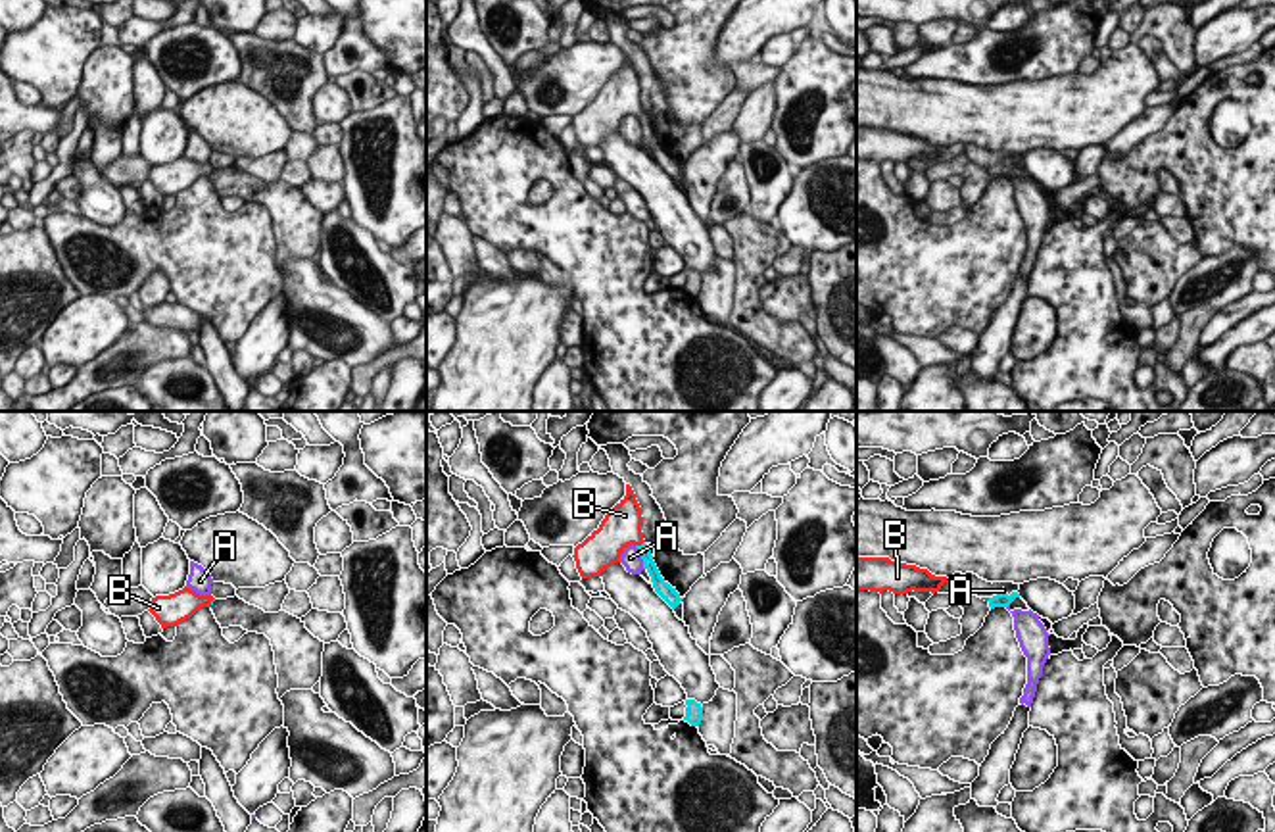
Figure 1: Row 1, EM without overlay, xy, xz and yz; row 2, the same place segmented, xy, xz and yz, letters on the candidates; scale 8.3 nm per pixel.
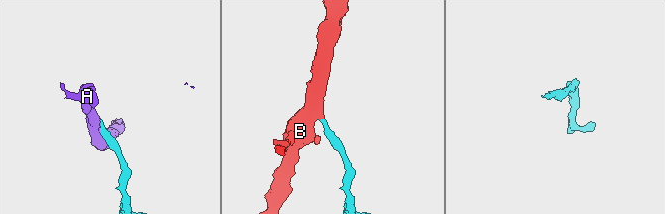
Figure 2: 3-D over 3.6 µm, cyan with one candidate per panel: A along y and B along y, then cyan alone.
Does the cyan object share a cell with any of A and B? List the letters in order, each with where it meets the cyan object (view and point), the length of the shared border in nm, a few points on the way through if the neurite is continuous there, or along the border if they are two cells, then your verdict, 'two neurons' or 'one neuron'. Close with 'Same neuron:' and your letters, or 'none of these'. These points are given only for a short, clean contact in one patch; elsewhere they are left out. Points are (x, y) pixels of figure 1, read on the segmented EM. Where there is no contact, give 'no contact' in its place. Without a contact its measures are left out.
A: meets cyan in xz at (642, 558); contact 200 nm long; border along xz (634, 546), (644, 567); two neurons
B: meets cyan in xz at (642, 544); contact 100 nm long; runs through xz (646, 554), (642, 544), (621, 527); one neuron
Same neuron: B

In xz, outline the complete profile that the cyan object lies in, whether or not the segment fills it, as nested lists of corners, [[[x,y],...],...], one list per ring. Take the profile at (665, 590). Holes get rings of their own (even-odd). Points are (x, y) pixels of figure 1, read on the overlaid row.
[[[630,484],[626,496],[605,515],[599,528],[574,548],[576,569],[582,578],[601,576],[605,569],[620,563],[628,546],[636,546],[649,573],[655,592],[676,609],[684,600],[659,573],[641,532],[641,507]]]

